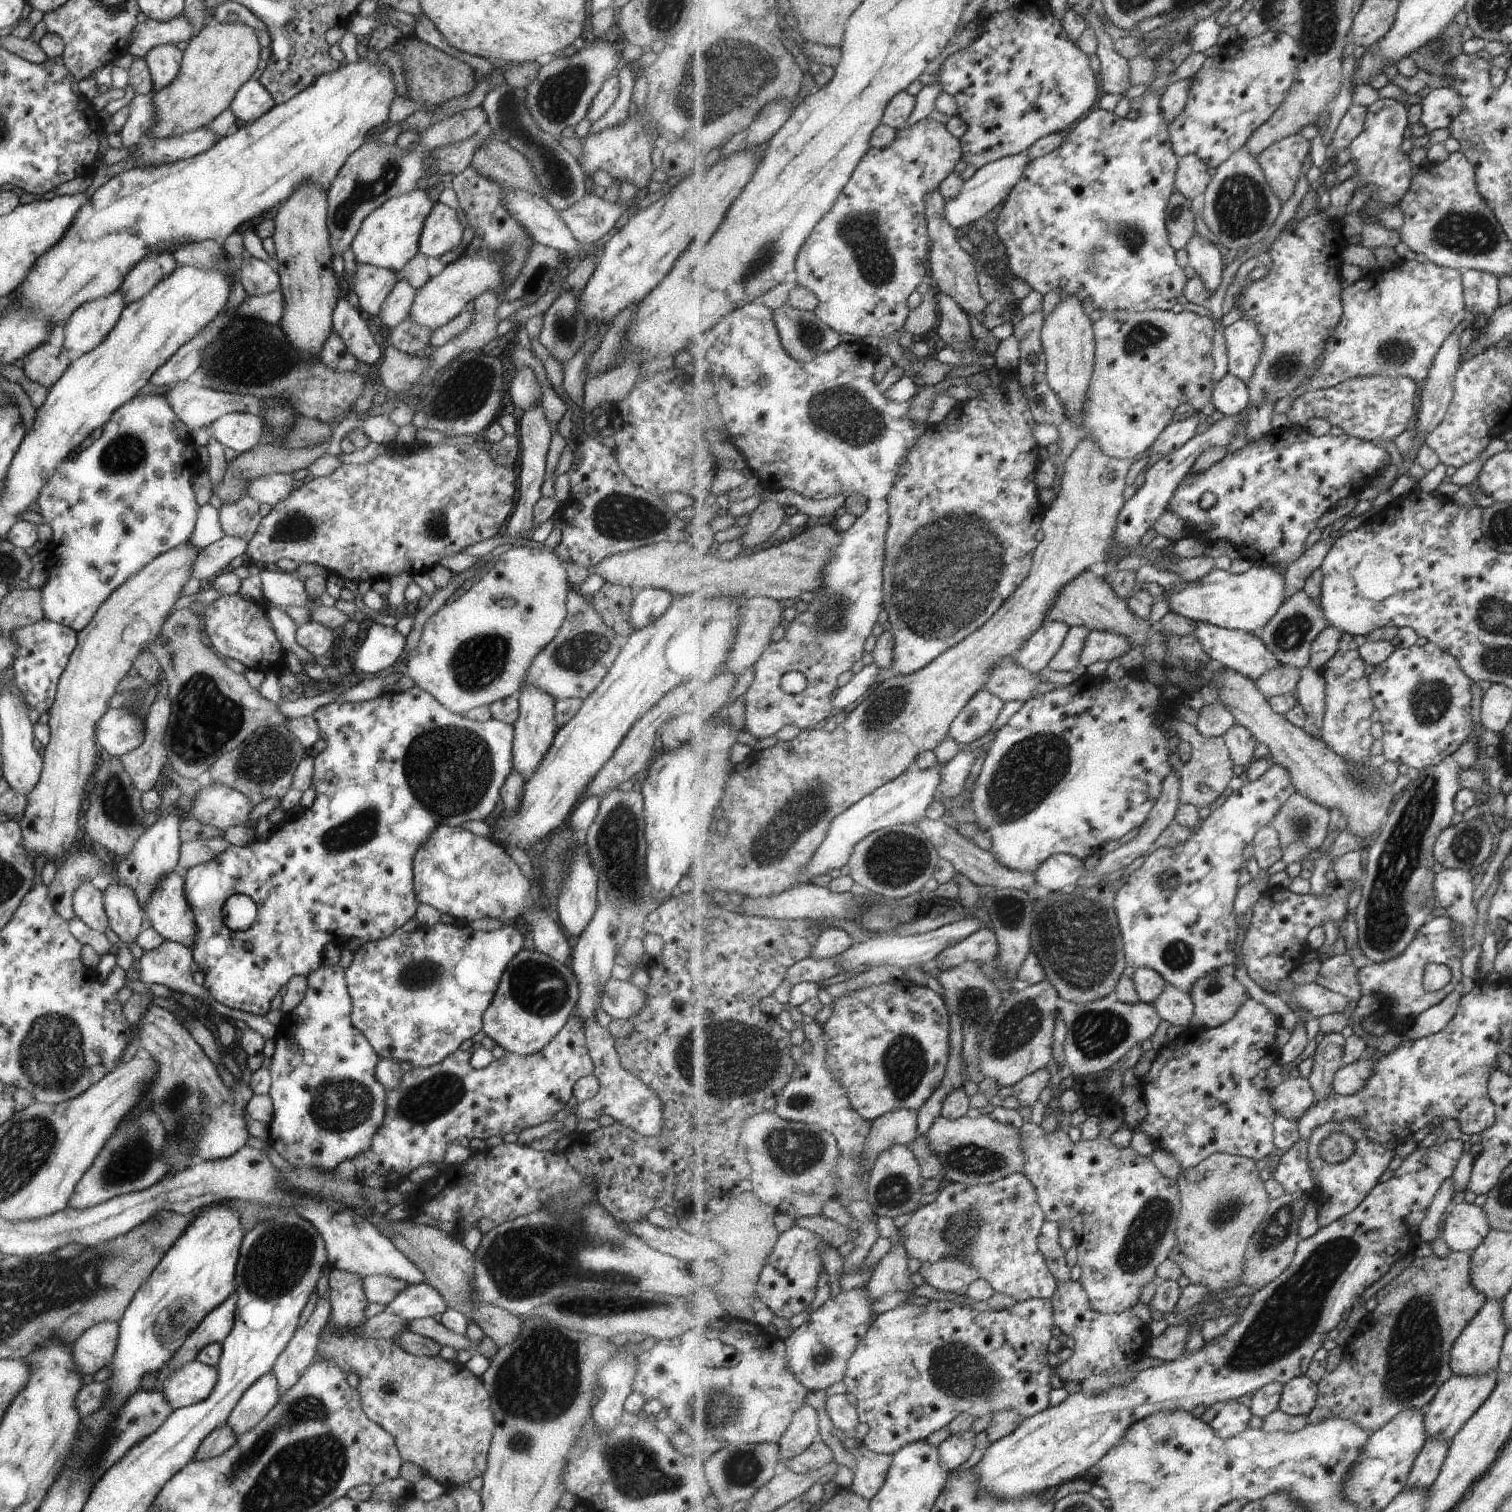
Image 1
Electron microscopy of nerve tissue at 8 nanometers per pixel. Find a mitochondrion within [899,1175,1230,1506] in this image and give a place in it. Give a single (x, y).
(1146, 1236)

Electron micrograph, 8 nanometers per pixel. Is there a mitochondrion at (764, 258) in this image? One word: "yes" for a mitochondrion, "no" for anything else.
yes

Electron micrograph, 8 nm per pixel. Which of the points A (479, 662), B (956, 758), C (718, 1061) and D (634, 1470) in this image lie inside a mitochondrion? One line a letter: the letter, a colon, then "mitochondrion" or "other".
A: mitochondrion
B: other
C: mitochondrion
D: mitochondrion

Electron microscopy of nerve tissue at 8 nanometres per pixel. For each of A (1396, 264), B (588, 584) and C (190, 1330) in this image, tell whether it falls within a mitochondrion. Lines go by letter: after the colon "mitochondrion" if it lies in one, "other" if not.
A: other
B: other
C: other

